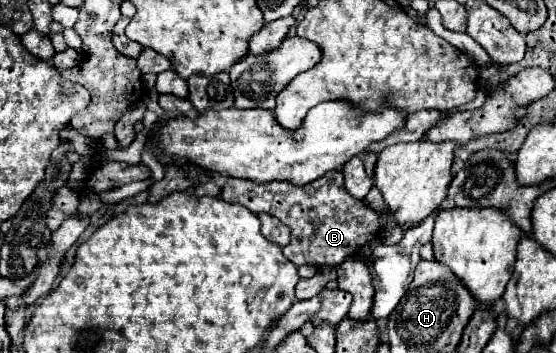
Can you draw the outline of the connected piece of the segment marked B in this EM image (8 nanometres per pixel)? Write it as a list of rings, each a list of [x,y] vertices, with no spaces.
[[[328,172],[304,188],[280,180],[258,184],[252,180],[228,178],[228,182],[222,186],[220,198],[224,202],[242,204],[254,214],[264,212],[284,222],[291,230],[291,240],[282,251],[296,266],[340,266],[348,256],[358,254],[360,248],[380,232],[376,212],[370,210],[362,200],[348,194],[342,172]]]

